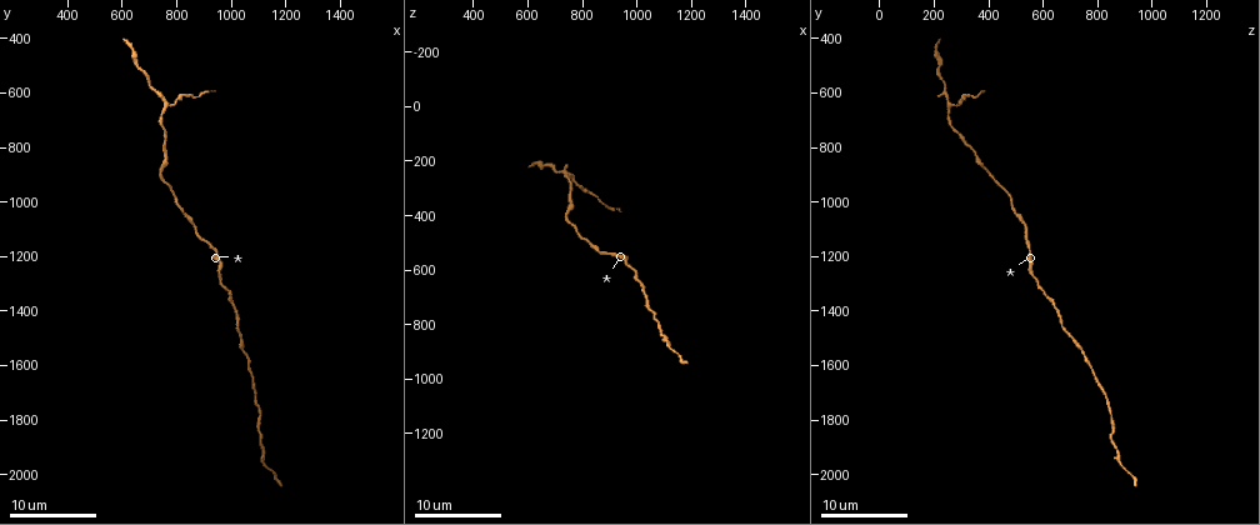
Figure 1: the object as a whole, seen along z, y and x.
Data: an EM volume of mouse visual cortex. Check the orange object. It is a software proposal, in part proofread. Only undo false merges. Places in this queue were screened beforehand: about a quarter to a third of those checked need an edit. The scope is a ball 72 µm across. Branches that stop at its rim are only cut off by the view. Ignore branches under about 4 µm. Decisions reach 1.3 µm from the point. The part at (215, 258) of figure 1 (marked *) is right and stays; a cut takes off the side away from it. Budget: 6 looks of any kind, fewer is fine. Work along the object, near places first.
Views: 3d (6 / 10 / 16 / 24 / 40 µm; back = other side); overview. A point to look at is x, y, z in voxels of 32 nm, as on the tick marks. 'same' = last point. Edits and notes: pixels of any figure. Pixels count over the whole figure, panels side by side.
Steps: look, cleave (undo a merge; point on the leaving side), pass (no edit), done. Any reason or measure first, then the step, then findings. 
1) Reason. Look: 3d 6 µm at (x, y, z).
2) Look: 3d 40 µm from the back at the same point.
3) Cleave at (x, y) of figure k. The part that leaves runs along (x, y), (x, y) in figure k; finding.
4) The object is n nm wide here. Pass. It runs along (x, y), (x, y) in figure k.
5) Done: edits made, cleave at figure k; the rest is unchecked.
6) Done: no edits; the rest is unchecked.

Calibre changes. Look: 3d 10 µm at (960, 1250, 560).

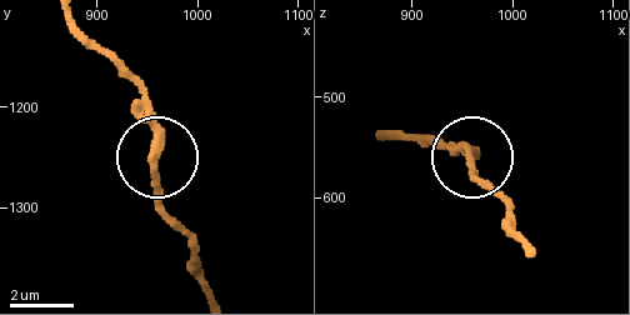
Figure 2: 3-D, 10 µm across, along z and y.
Pass. It runs along (140, 114), (155, 151), (153, 199), (166, 221) in figure 2; continuous, no second neuron.

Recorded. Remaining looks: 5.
Look: 3d 16 µm at (770, 820, 360).

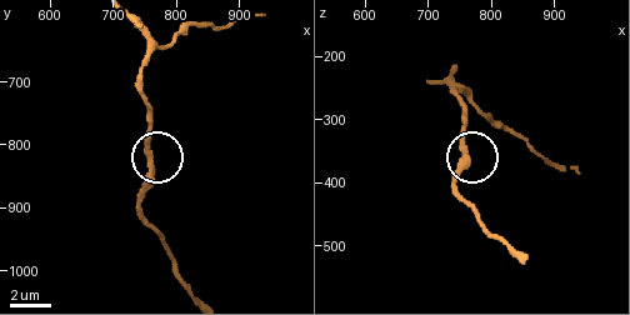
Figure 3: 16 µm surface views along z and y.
The object is 240 nm wide here. Pass. It runs along (521, 256), (460, 193), (463, 119) in figure 3; continuous, no second neuron.

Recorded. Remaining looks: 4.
Side arm on a straight run. Look: 3d 10 µm at (770, 650, 270).

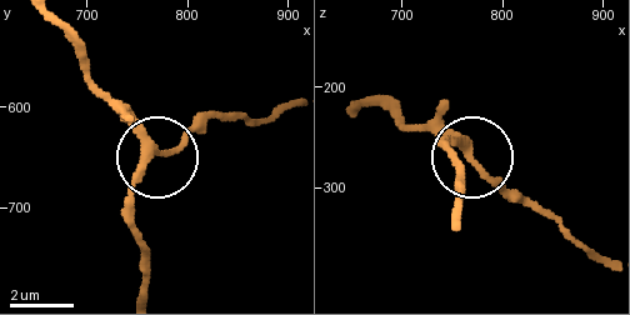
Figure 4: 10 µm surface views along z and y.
Look: 3d 10 µm from the back at (770, 642, 270).

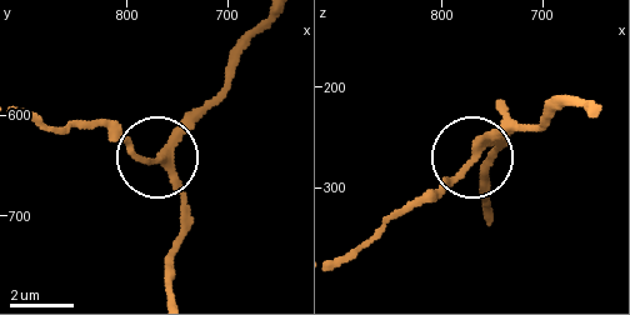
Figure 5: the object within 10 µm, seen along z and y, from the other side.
Pass. Continuous, no second neuron.

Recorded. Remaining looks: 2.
Done: no edits; the rest is unchecked.

